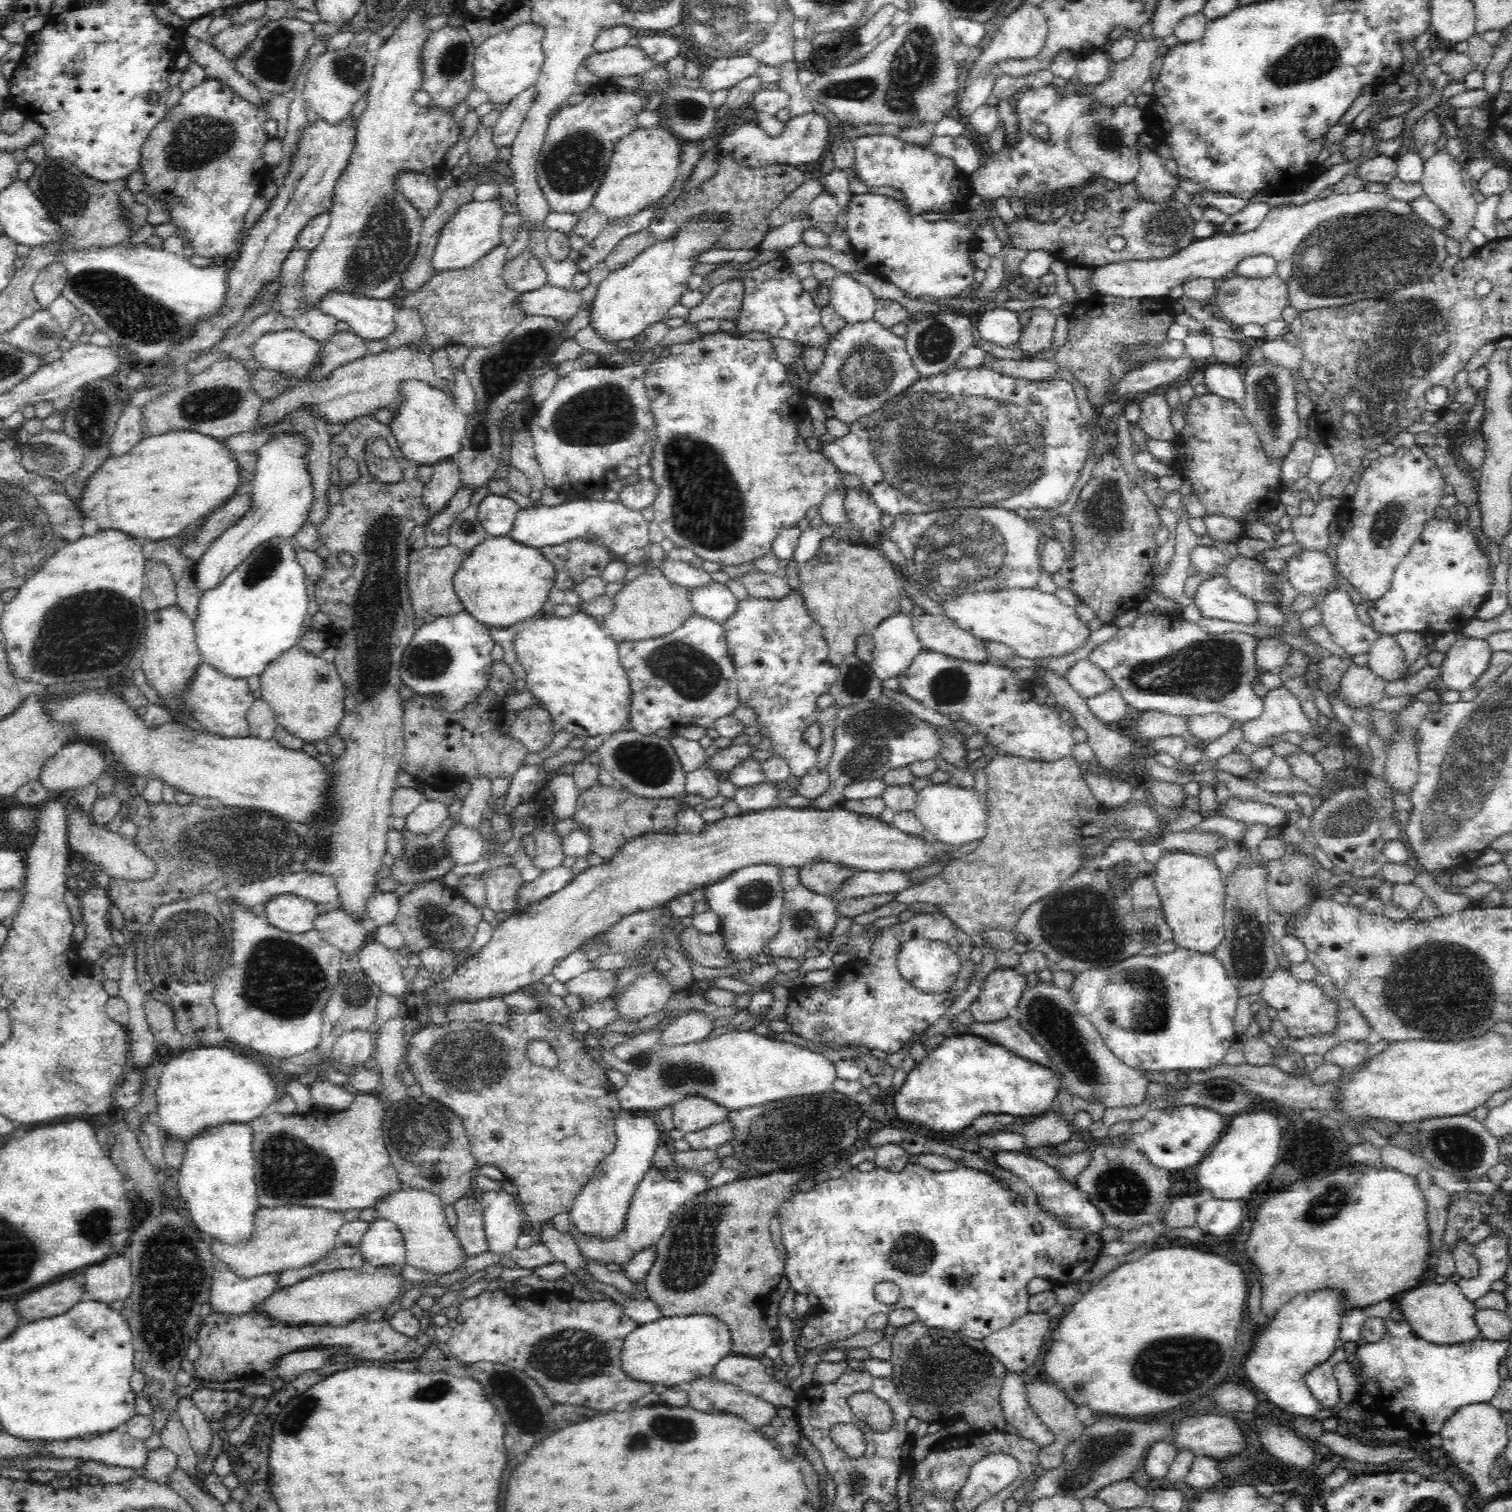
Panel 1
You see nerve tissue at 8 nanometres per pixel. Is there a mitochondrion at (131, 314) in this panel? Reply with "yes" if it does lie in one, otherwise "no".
yes

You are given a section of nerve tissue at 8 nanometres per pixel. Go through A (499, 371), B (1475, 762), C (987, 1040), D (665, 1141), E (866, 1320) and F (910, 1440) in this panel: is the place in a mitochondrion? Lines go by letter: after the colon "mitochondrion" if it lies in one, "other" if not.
A: mitochondrion
B: mitochondrion
C: other
D: other
E: other
F: other

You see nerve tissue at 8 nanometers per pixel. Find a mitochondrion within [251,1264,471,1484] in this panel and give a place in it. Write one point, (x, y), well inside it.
(439, 1389)

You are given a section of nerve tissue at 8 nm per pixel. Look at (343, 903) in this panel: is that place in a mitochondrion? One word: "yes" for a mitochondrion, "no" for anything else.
no

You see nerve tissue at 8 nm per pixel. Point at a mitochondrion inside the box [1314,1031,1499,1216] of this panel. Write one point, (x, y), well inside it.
(1454, 1145)

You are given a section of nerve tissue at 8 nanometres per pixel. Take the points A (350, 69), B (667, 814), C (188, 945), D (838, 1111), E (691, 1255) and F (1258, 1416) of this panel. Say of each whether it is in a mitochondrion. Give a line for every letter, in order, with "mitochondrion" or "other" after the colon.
A: mitochondrion
B: other
C: mitochondrion
D: mitochondrion
E: mitochondrion
F: other

